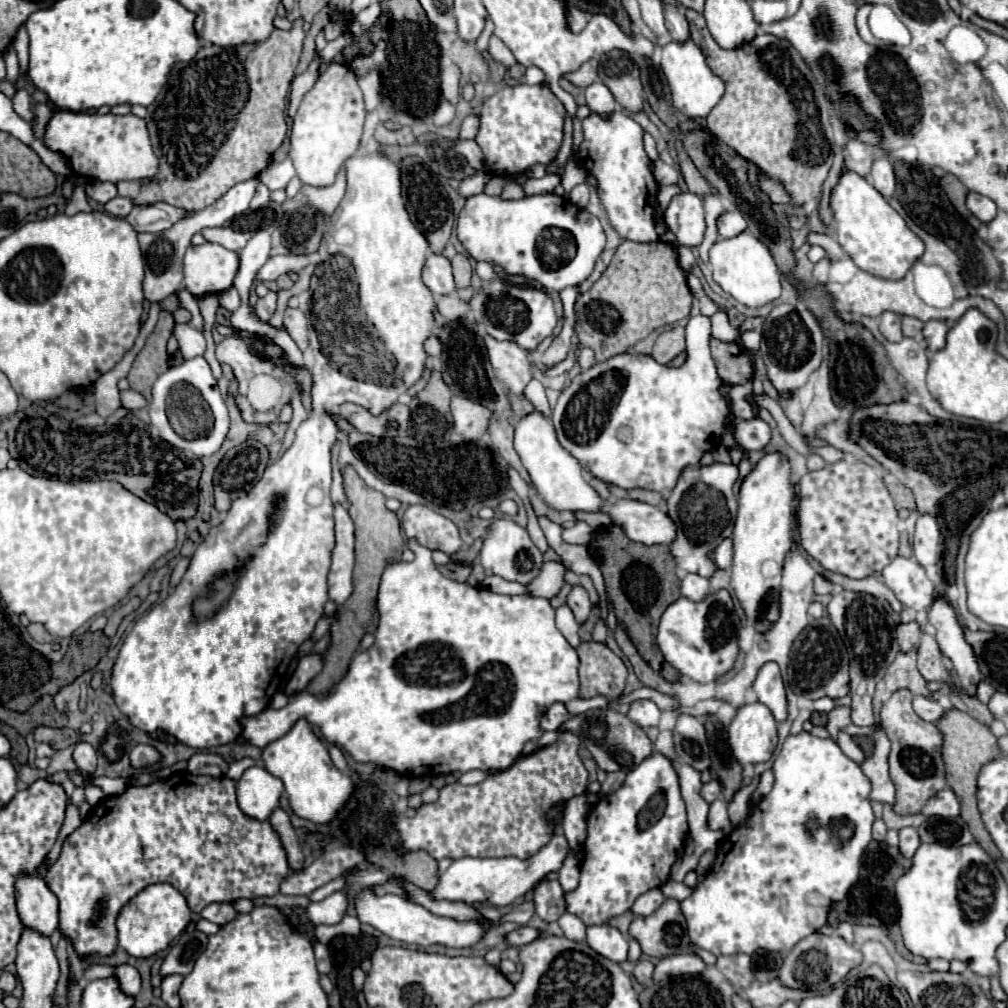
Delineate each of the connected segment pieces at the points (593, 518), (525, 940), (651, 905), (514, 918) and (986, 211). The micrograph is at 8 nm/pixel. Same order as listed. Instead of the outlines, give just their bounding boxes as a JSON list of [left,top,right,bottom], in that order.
[[574,512,612,530],[504,926,538,948],[632,888,664,916],[504,900,534,924],[966,192,996,222]]

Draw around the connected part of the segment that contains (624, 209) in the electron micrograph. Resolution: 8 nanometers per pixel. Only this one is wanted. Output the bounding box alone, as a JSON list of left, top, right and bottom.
[578,110,658,242]

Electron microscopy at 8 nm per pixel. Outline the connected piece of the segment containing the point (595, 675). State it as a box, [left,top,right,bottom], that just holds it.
[578,644,626,698]

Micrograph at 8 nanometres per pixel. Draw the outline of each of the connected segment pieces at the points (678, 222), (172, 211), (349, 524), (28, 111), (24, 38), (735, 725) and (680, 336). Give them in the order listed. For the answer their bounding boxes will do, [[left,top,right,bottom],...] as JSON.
[[664,192,706,246],[128,204,192,232],[328,504,354,604],[12,88,32,120],[14,26,28,74],[728,702,778,764],[652,326,684,364]]

